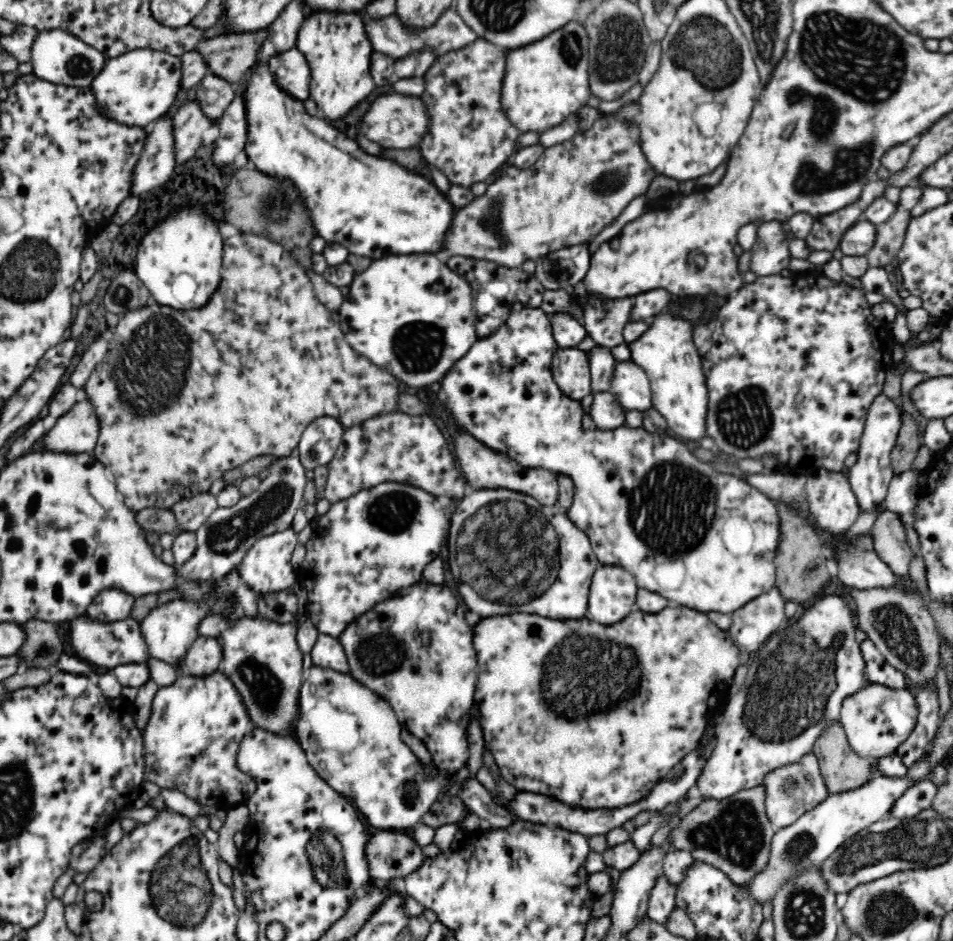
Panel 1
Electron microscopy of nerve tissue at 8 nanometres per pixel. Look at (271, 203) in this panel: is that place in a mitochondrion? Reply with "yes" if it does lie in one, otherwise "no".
no

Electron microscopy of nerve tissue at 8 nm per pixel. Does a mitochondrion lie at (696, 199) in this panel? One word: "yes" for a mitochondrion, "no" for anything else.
no

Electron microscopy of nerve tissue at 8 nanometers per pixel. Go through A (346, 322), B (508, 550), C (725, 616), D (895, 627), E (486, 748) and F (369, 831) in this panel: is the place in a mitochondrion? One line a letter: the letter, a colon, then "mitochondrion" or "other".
A: other
B: mitochondrion
C: other
D: mitochondrion
E: other
F: other

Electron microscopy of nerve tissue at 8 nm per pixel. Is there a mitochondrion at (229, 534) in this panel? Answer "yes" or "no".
yes

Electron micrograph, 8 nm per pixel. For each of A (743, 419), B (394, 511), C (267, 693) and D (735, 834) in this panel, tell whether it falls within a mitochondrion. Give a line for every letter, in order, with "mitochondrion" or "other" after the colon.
A: mitochondrion
B: mitochondrion
C: mitochondrion
D: mitochondrion

